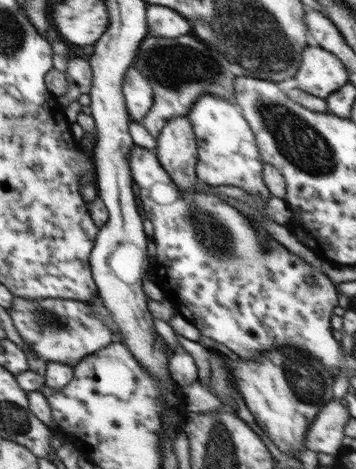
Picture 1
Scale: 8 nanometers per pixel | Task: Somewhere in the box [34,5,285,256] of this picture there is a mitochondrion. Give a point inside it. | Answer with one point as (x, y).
(172, 80)

